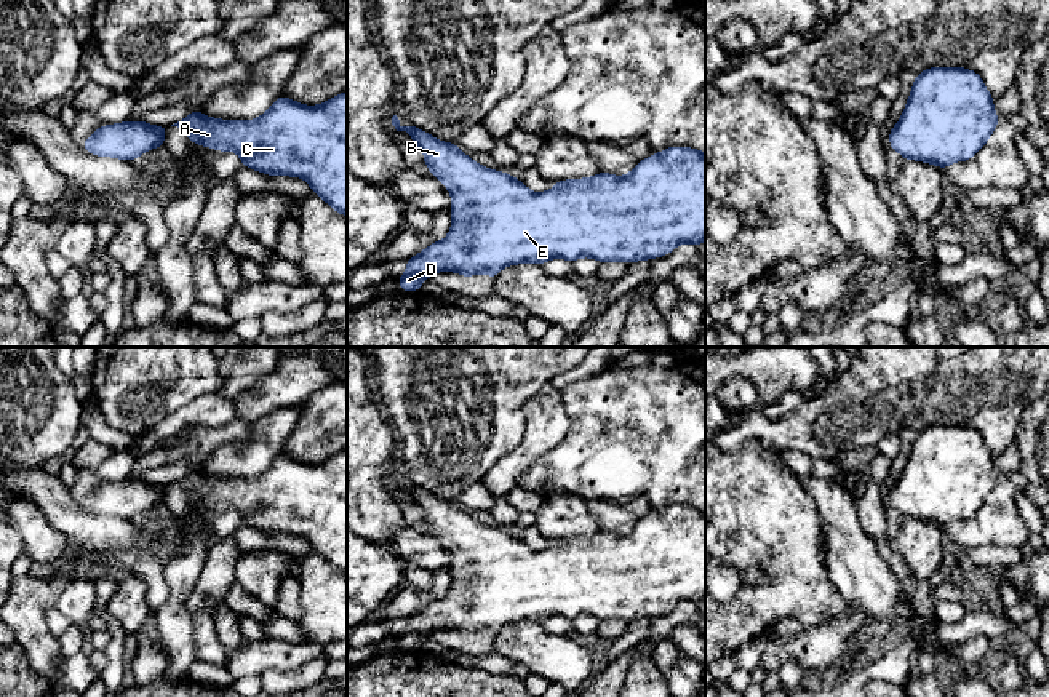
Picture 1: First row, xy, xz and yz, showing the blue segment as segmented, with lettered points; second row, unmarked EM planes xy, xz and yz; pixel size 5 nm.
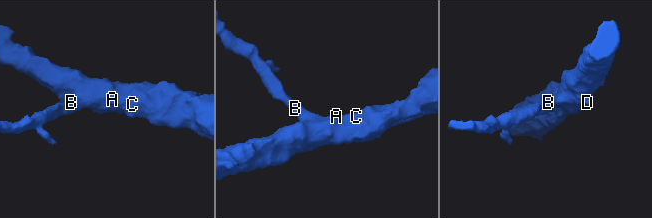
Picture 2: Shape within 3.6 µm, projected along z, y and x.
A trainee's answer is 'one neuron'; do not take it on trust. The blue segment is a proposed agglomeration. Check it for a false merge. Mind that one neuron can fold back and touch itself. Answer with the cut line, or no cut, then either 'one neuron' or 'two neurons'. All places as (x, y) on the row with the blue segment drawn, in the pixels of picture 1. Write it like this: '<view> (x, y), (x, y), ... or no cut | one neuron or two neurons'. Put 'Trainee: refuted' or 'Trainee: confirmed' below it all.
no cut | one neuron
Trainee: confirmed

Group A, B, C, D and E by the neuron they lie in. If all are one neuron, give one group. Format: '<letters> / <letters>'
A B C D E

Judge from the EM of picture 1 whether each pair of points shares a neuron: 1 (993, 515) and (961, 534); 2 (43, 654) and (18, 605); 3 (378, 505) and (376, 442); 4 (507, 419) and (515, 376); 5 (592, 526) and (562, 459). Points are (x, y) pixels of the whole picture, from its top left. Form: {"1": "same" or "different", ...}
{"1": "same", "2": "same", "3": "same", "4": "same", "5": "different"}

